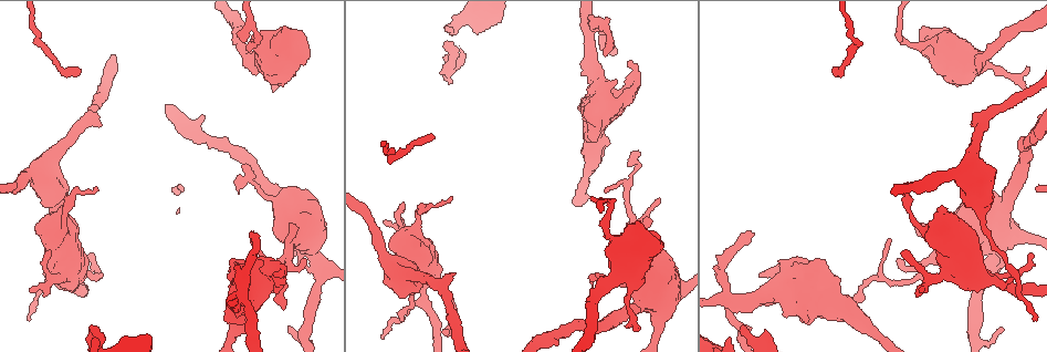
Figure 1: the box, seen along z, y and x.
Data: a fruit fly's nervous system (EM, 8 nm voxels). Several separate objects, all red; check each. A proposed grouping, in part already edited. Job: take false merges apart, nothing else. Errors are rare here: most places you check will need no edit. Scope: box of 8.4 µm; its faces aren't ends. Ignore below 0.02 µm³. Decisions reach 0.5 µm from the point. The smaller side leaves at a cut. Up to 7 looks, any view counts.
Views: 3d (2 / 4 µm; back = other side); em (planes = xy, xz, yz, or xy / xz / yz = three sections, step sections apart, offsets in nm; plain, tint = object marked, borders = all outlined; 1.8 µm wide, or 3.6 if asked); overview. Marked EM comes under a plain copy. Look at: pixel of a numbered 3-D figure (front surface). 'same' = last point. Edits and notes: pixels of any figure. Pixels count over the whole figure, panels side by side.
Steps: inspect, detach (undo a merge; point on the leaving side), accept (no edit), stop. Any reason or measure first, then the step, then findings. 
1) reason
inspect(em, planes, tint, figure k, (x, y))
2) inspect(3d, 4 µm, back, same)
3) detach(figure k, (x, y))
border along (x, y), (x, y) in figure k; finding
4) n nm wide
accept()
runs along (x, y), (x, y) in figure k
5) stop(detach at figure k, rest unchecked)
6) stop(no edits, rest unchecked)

sudden change in width
inspect(em, xy, step 16, tint, figure 1, (638, 306))

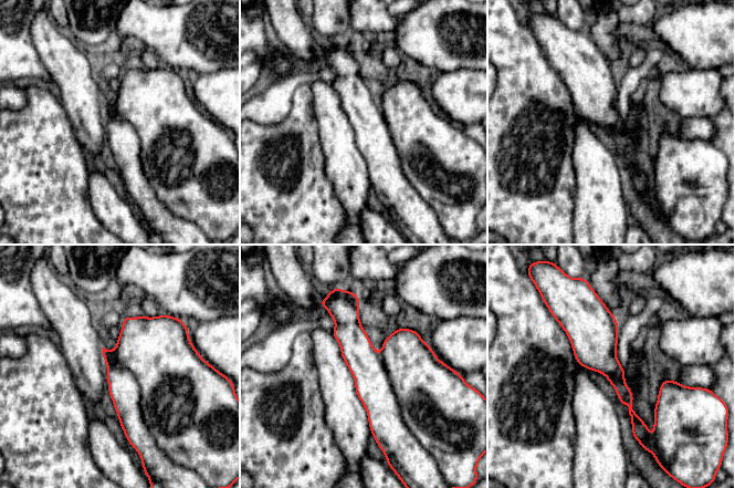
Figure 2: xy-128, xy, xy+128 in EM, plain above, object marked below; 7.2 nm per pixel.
cut it another way
inspect(em, planes, tint, same)

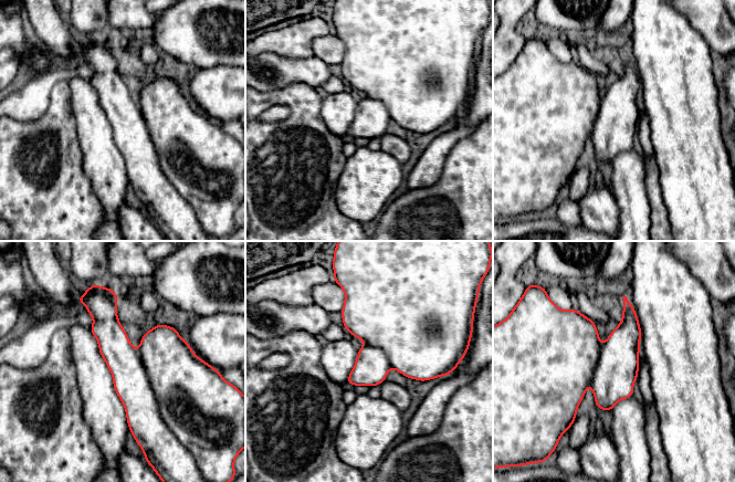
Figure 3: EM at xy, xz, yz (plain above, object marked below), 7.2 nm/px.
300 nm wide
detach(figure 3, (130, 383))
two neurons meet here

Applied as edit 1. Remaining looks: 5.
inspect(overview)

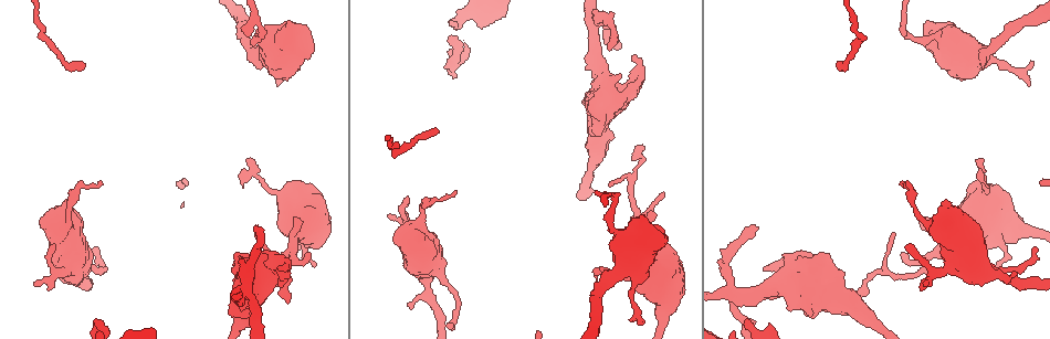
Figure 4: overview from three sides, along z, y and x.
four or more arms meet
inspect(3d, 2 µm, back, figure 4, (732, 288))

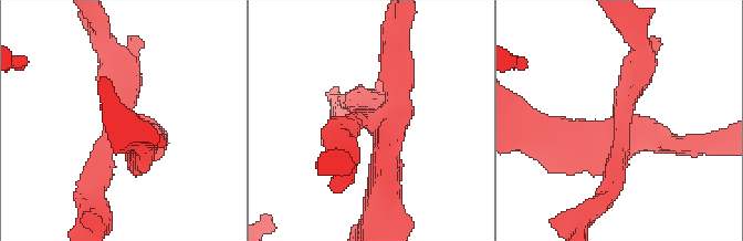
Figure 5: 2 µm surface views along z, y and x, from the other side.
4 arms; shape alone is not enough
inspect(em, planes, borders, figure 5, (618, 129))

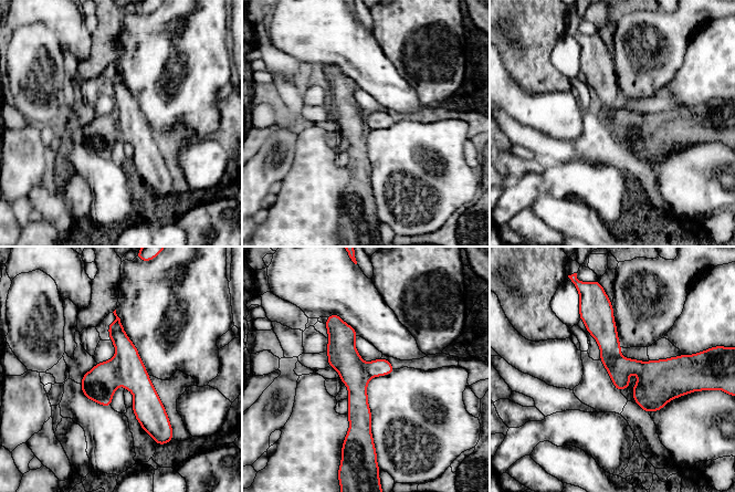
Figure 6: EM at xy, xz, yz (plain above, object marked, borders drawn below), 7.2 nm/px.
detach(figure 6, (134, 377))
the part that leaves runs along (117, 321), (153, 427) in figure 6; a second neuron is stuck on

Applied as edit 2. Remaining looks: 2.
stop(detach at figure 3, detach at figure 6, rest unchecked)

